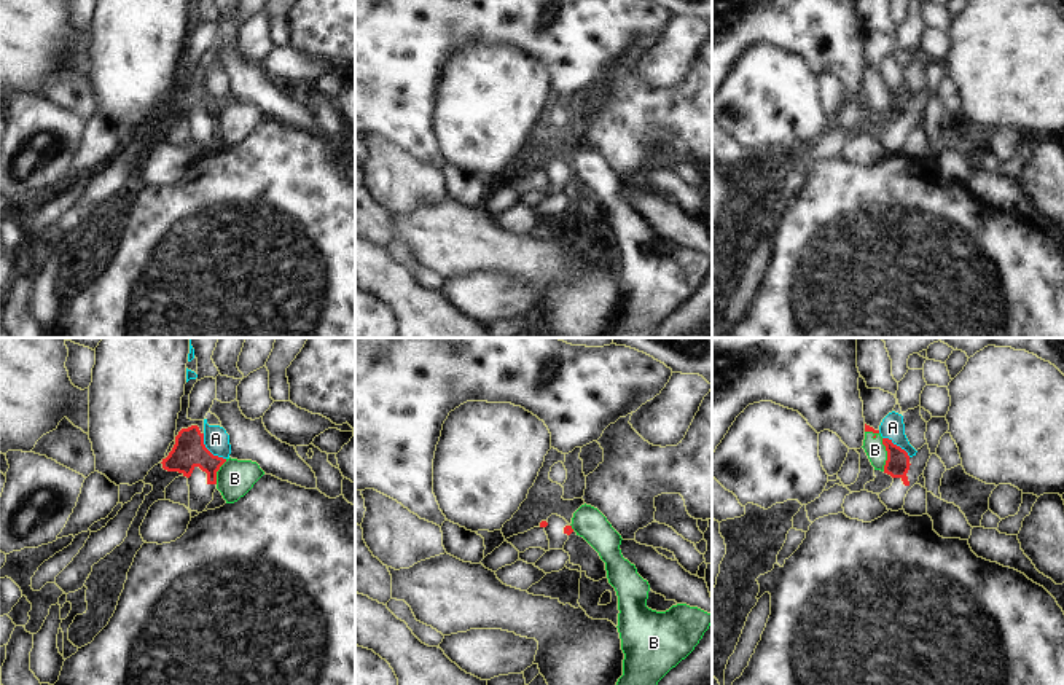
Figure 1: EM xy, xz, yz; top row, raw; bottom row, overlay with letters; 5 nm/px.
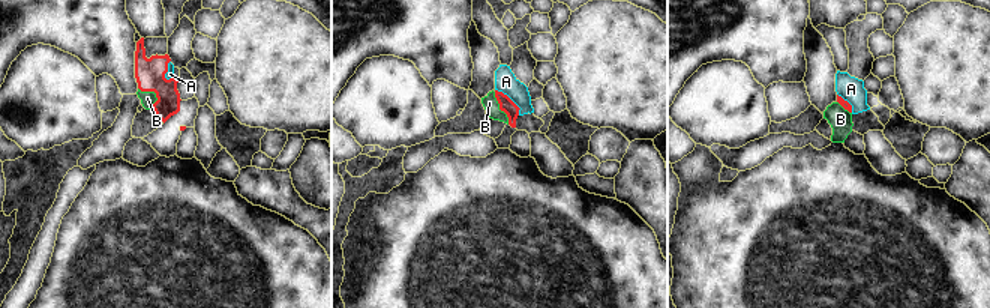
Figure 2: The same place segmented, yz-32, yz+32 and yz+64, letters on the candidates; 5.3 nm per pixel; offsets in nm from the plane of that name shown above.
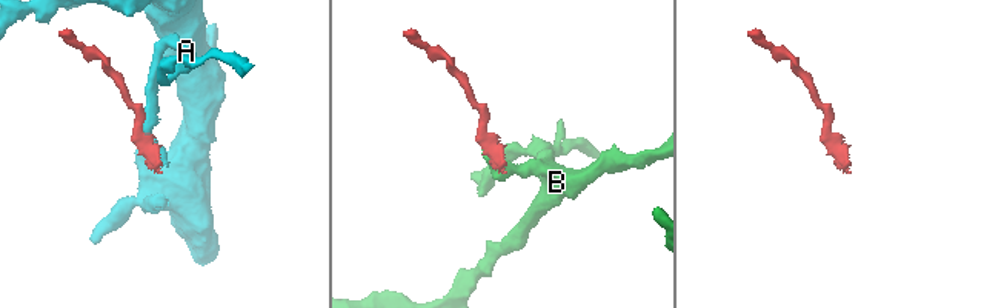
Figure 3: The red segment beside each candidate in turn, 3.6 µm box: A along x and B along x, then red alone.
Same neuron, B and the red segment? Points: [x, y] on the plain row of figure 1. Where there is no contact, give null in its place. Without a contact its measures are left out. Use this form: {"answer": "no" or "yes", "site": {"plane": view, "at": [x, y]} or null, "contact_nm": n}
{"answer": "yes", "site": {"plane": "yz", "at": [887, 97]}, "contact_nm": 170}

